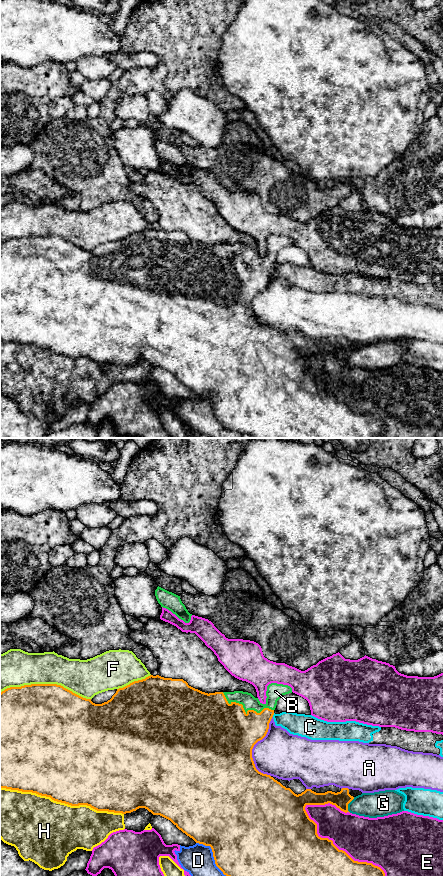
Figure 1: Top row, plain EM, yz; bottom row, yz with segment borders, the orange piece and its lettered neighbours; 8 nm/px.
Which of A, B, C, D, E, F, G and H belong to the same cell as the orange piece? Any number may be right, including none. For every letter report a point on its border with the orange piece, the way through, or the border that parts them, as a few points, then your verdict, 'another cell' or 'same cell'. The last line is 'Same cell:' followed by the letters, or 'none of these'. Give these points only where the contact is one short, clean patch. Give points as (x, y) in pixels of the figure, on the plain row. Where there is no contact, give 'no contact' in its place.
A: meets orange in yz at (252, 300); another cell
B: meets orange in yz at (244, 262); runs through yz (223, 285), (244, 262), (249, 254); same cell
C: meets orange in yz at (273, 266); another cell
D: meets orange in yz at (218, 419); another cell
E: meets orange in yz at (342, 402); another cell
F: meets orange in yz at (45, 236); another cell
G: meets orange in yz at (347, 357); another cell
H: meets orange in yz at (62, 354); another cell
Same cell: B

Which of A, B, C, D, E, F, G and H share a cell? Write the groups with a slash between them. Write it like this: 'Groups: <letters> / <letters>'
Groups: A / B / C / D / E / F / G / H

